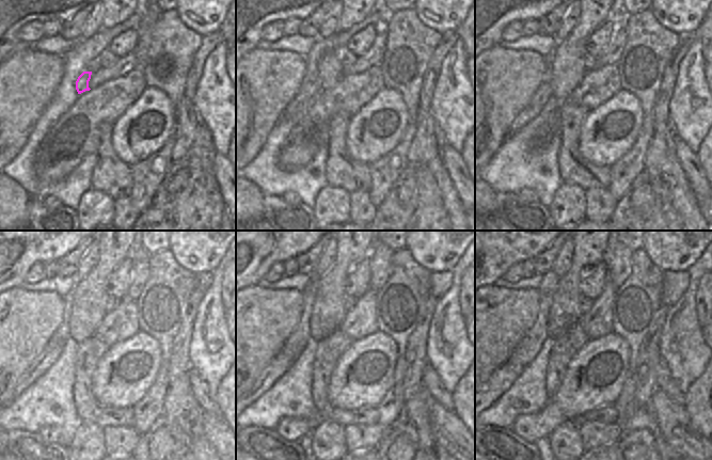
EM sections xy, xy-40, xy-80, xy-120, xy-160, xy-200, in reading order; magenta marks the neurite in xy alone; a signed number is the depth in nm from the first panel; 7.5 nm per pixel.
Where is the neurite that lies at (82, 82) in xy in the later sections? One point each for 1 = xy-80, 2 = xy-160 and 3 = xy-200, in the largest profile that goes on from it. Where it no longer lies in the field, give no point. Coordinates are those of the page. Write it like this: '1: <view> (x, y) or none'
1: xy-80 (543, 93)
2: xy-160 (278, 366)
3: xy-200 (503, 378)

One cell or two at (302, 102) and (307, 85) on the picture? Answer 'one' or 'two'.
one

